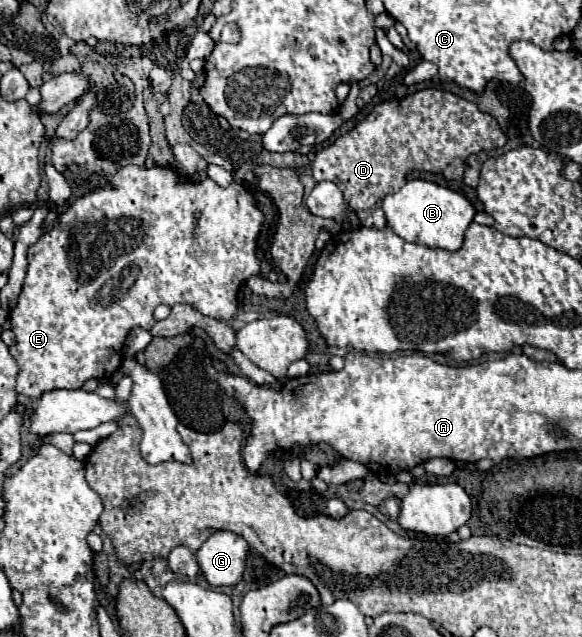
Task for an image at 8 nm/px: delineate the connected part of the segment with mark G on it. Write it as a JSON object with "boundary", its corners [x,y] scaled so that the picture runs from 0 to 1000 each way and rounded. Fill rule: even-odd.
{"boundary":[[[369,834],[338,865],[338,884],[359,918],[407,918],[421,896],[424,865],[428,856],[414,840],[397,834]]]}

